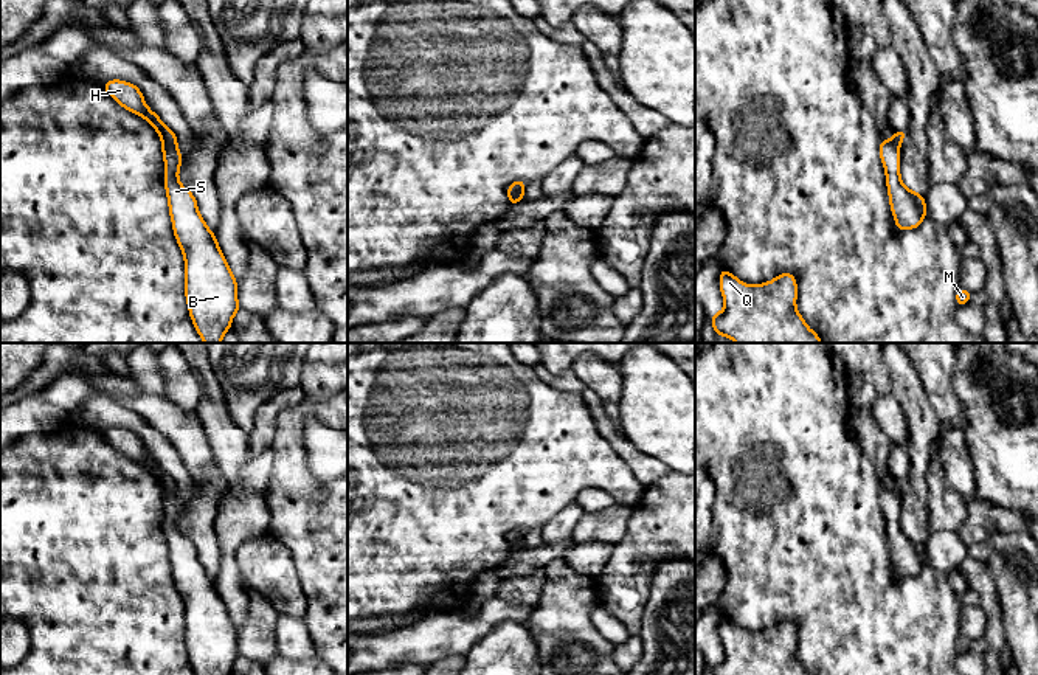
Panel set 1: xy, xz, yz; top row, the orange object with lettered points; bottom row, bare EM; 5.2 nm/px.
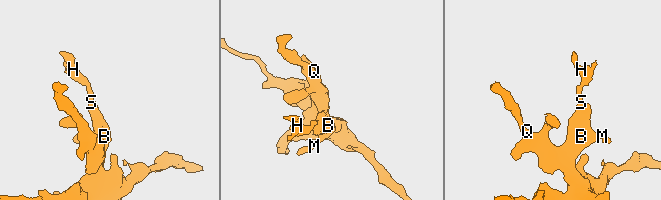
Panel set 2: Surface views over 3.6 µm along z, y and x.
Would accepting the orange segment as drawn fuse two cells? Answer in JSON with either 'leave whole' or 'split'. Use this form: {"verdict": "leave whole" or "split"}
{"verdict": "split"}

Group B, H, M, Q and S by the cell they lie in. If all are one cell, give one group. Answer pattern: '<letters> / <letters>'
B M Q S / H

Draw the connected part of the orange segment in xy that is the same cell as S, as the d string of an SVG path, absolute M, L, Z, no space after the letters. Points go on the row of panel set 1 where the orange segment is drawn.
M161 141L161 151L166 166L164 188L172 230L185 258L185 296L188 310L202 340L205 343L220 343L225 332L231 329L233 317L240 312L237 303L237 281L220 251L216 234L209 231L200 216L195 197L178 182L182 154L177 143Z

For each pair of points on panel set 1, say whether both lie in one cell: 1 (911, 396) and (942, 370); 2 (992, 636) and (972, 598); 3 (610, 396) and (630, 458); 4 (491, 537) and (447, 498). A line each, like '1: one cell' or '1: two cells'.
1: two cells
2: two cells
3: two cells
4: one cell

